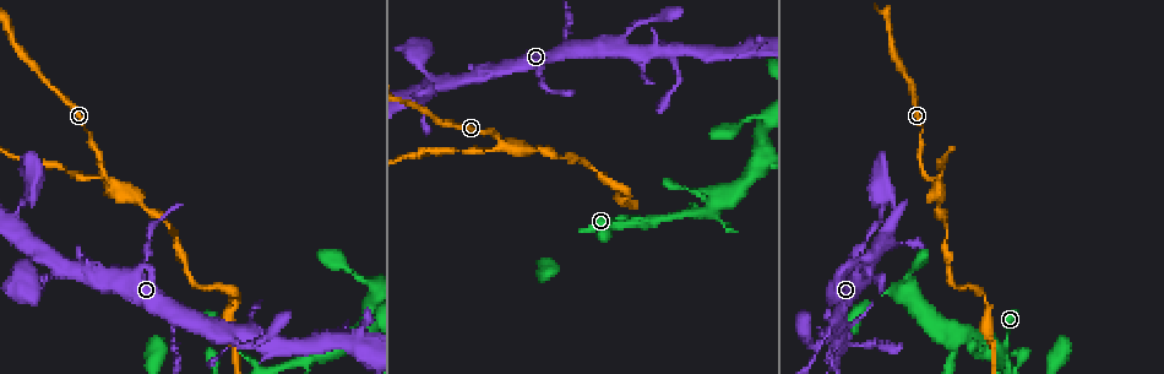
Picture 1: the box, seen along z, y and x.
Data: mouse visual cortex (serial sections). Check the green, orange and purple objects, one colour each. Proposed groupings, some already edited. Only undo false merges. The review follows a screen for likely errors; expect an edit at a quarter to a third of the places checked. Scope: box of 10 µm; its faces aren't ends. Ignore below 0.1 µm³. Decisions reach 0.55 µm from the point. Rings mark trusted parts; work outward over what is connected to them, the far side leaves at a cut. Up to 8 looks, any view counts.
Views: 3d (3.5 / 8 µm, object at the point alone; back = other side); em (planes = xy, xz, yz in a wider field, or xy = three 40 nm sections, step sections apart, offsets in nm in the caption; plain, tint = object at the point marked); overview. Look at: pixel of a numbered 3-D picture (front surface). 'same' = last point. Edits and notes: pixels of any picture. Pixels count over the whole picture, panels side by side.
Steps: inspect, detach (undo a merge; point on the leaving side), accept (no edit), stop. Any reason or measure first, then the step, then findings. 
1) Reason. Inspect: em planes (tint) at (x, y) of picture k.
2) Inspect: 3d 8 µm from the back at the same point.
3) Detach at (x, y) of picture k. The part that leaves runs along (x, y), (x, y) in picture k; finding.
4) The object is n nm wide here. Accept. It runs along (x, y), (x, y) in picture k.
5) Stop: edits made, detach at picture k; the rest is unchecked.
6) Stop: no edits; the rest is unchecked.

Two arms in line, one across. Inspect: 3d 8 µm at (109, 178) of picture 1.

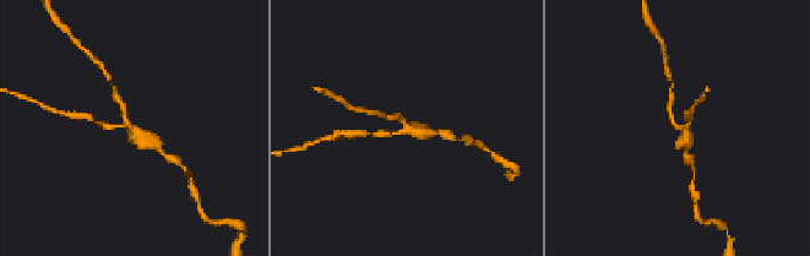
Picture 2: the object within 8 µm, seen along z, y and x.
3 arms meet here; the arms are 150, 150, 300 nm wide. Inspect: em xy step 2 (tint) at the same point.

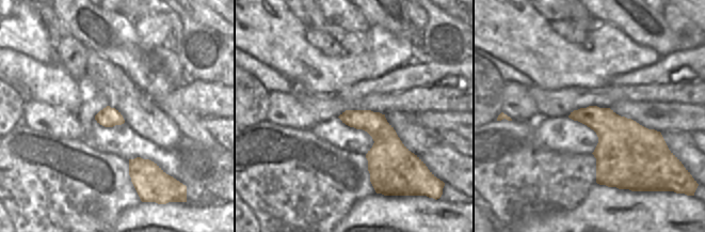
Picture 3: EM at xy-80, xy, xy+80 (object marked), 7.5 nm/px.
Accept. It runs along (120, 102), (128, 125), (161, 151) in picture 2; all the same cell.

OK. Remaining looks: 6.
Three-way junction. Inspect: 3d 3.5 µm at (180, 313) of picture 1.

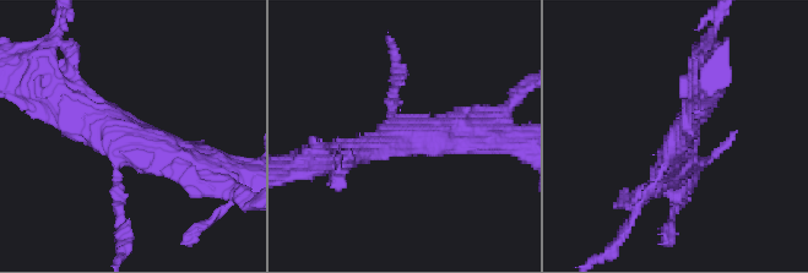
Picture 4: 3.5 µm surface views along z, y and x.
3 arms meet here; the arms are 100, 350, 400 nm wide; need the tissue. Inspect: em xy step 2 (tint) at (398, 137) of picture 4.

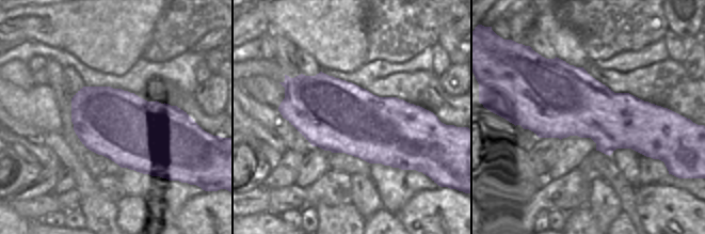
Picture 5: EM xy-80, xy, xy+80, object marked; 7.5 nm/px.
Accept. It runs along (61, 94), (107, 131), (196, 169) in picture 4; all the same cell.

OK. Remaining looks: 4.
Sharp bend. Inspect: 3d 3.5 µm at (246, 356) of picture 1.

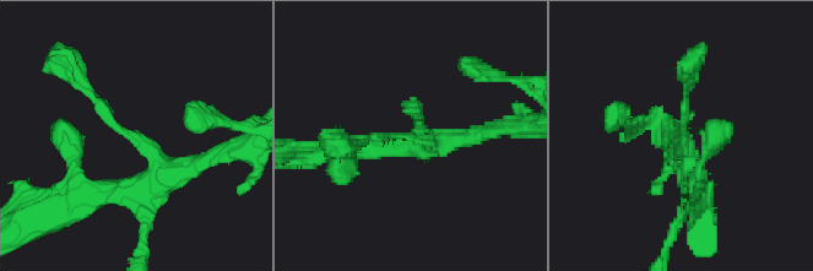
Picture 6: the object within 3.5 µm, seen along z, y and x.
Inspect: em xy step 2 (tint) at (404, 138) of picture 6.

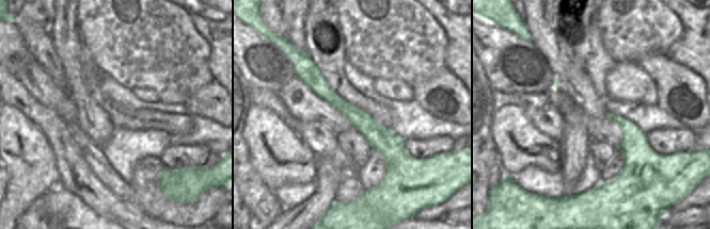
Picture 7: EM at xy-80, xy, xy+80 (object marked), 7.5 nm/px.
The object is 170 nm wide here. Accept. It runs along (74, 77), (164, 172), (191, 168) in picture 6; continuous, no second cell.

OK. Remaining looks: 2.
Stop: no edits; the rest is unchecked.

